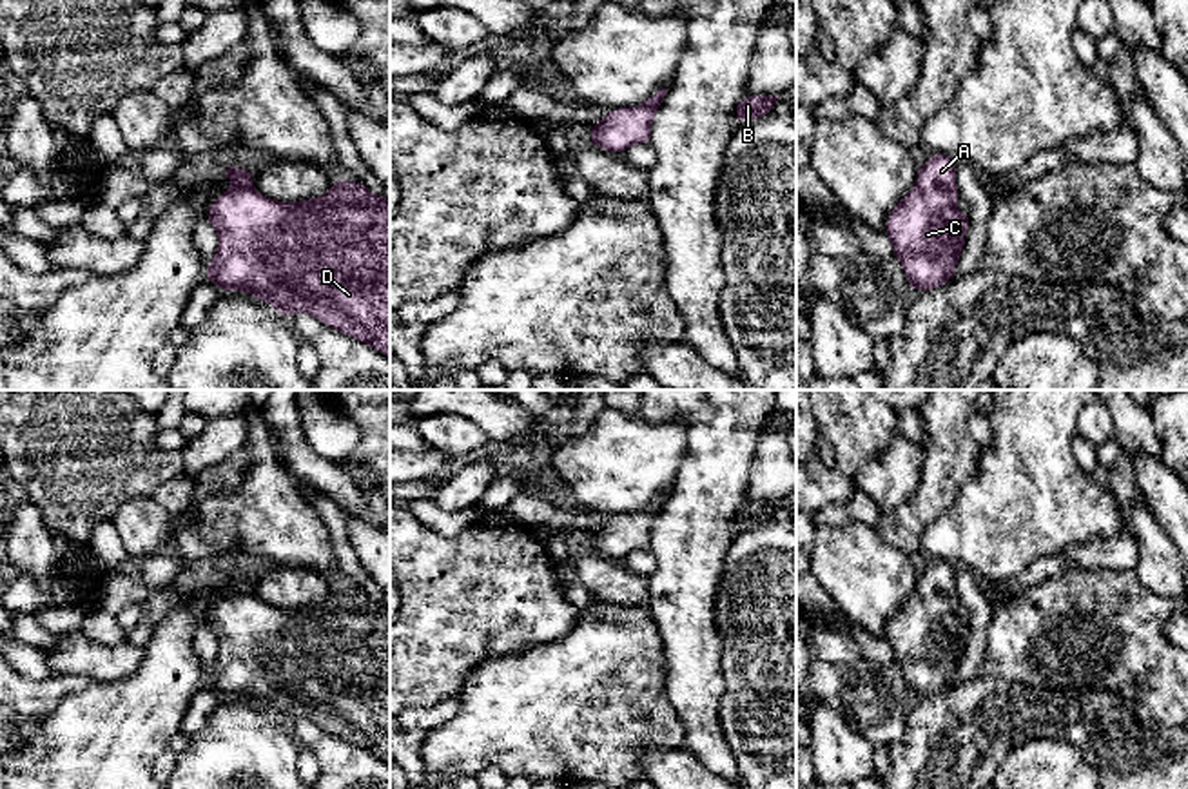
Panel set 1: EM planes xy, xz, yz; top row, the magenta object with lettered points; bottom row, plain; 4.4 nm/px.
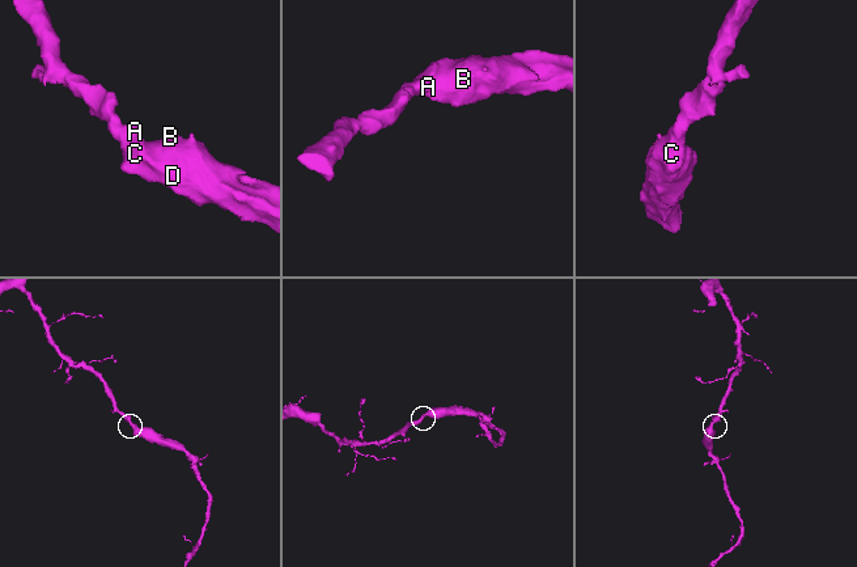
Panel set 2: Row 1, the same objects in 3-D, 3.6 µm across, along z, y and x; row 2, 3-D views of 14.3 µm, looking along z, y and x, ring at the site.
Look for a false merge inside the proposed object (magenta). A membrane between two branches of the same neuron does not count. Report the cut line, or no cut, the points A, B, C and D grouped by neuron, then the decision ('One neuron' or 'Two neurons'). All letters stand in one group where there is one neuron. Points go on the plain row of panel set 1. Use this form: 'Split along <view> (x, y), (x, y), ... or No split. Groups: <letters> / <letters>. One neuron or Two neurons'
No split. Groups: A B C D. One neuron

